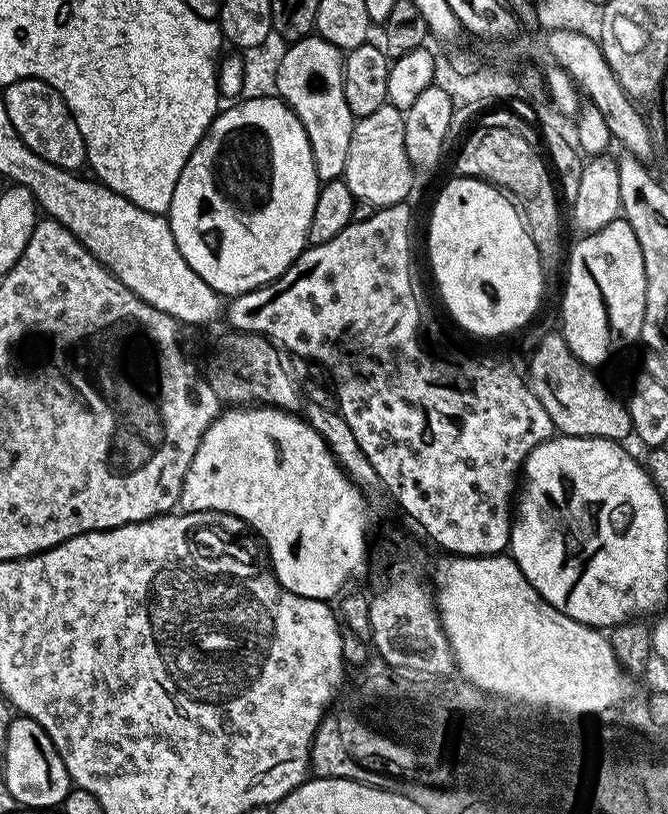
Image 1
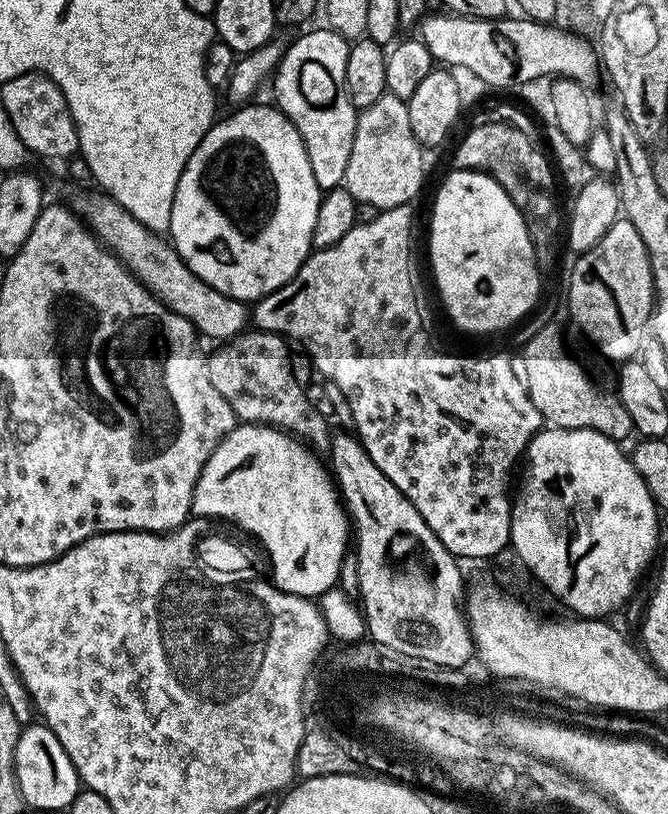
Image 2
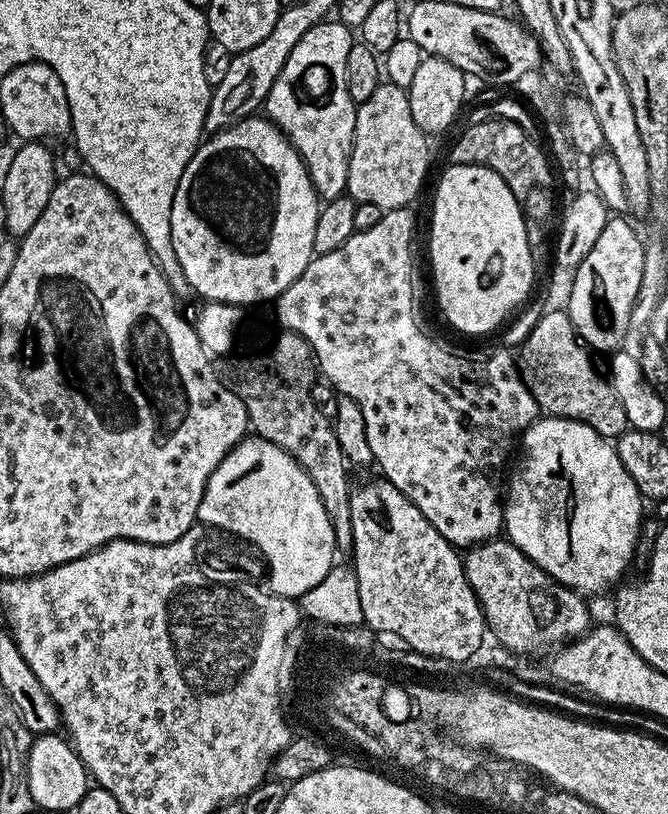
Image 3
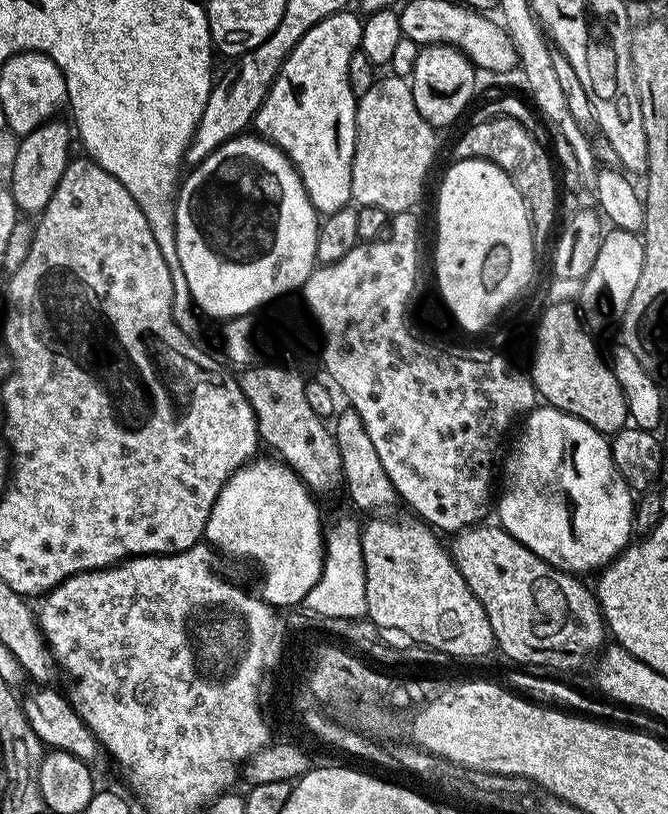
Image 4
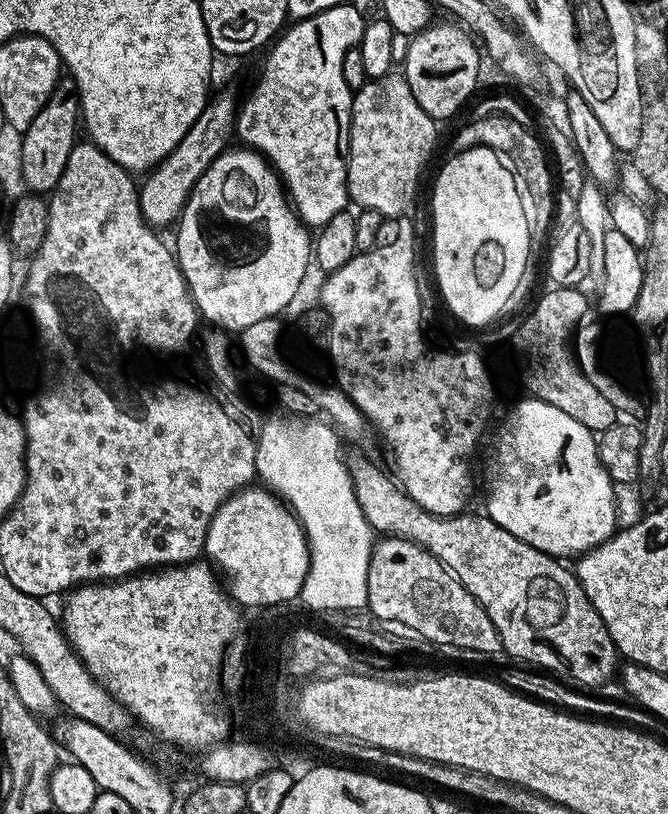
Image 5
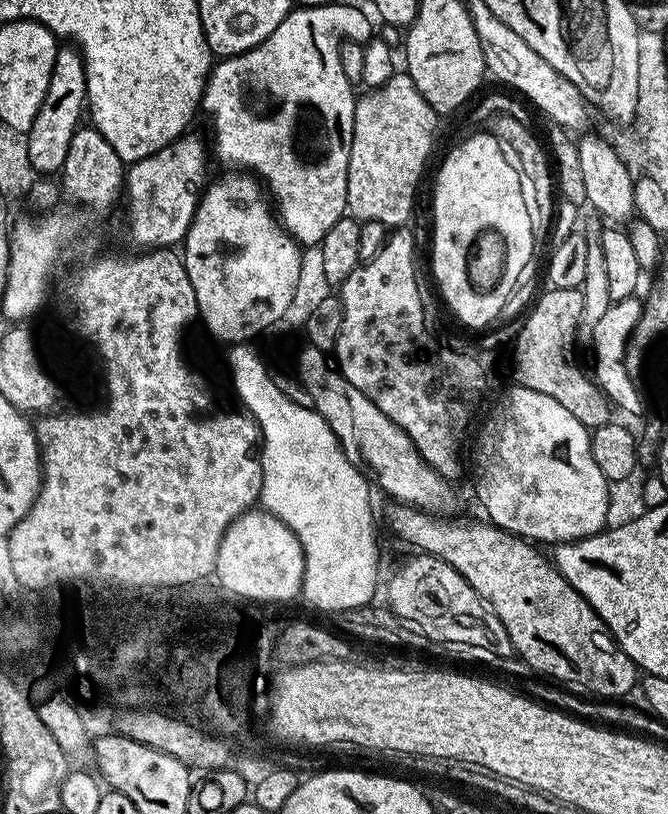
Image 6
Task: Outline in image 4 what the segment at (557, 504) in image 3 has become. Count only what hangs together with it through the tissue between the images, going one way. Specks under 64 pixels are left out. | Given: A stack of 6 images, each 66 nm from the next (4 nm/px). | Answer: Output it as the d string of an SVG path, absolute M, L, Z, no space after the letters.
M536 406L532 411L523 417L524 433L520 436L520 441L512 448L512 453L504 460L504 489L499 489L498 504L500 500L500 520L499 527L504 528L514 538L518 538L518 542L522 542L522 546L526 546L530 550L534 550L534 554L538 554L538 558L545 560L550 566L560 568L563 572L571 572L573 574L584 574L580 572L588 572L599 570L608 564L616 556L619 556L625 548L628 547L633 539L633 511L634 496L633 491L624 483L620 473L617 472L614 462L612 461L612 450L610 440L607 435L598 430L594 430L594 426L590 426L586 422L582 422L578 418L574 418L570 414L560 412L557 408L551 406Z

